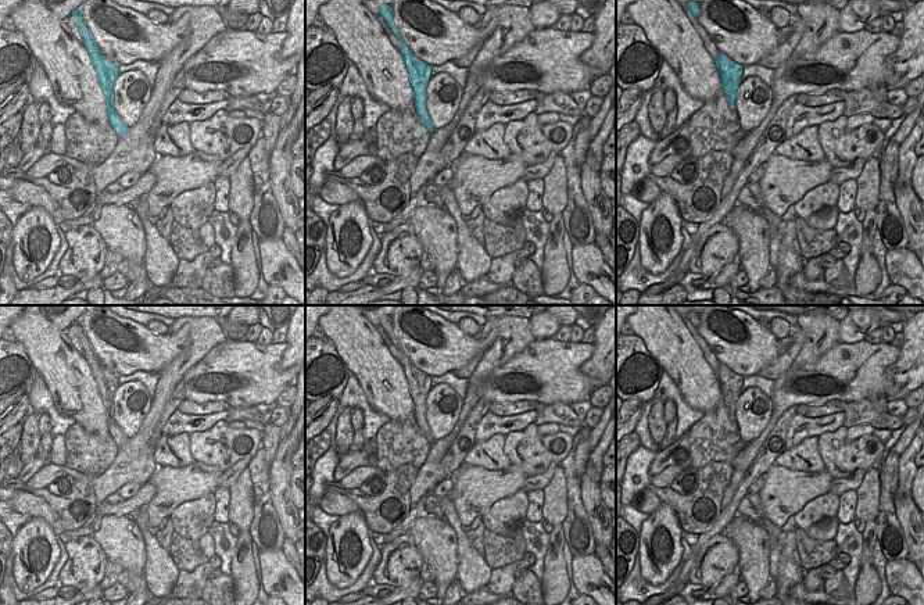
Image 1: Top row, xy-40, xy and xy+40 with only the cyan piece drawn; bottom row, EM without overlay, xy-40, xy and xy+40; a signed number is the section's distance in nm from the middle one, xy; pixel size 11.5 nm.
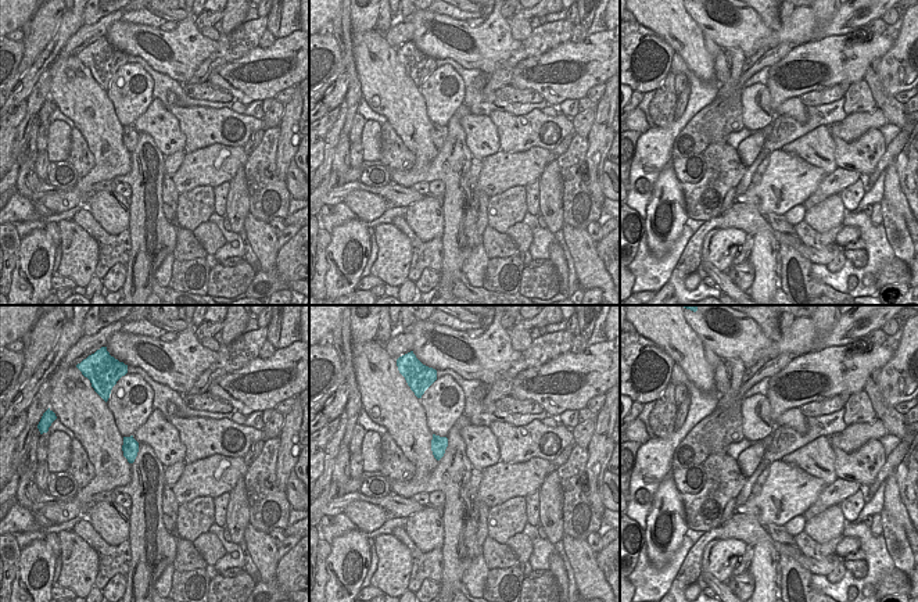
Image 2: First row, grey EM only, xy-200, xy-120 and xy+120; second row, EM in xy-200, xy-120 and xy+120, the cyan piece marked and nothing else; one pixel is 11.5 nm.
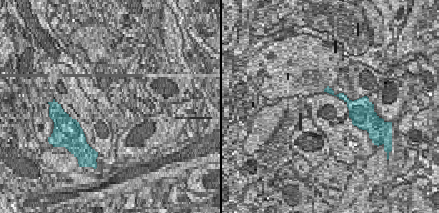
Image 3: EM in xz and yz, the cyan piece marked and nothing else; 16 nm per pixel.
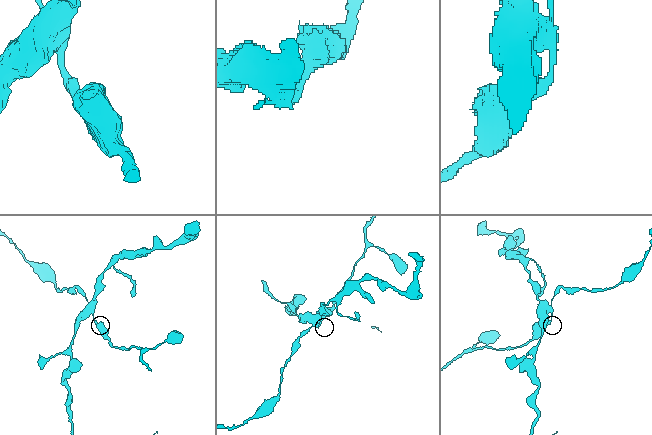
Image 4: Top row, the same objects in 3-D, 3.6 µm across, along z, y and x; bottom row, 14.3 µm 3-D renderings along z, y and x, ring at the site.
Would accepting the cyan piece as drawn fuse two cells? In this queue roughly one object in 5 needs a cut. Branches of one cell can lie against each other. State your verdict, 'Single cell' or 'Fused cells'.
Fused cells

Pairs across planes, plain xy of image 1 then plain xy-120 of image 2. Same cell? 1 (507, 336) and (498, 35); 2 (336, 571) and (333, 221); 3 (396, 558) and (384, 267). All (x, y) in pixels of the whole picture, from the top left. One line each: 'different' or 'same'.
1: different
2: different
3: same

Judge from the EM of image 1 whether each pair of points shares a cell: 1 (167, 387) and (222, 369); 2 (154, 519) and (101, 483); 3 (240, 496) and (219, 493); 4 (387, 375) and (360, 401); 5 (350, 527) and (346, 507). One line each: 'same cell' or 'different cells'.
1: different cells
2: different cells
3: different cells
4: different cells
5: different cells

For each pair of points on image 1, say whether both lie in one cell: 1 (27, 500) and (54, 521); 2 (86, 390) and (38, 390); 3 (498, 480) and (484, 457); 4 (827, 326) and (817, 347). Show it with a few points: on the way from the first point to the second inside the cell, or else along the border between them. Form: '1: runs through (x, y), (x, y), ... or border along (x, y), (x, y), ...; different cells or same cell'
1: runs through (33, 505), (47, 514); same cell
2: border along (38, 372), (45, 382), (54, 408), (65, 418); different cells
3: border along (465, 464), (489, 469), (505, 469), (511, 465); different cells
4: runs through (822, 332), (817, 342); same cell

